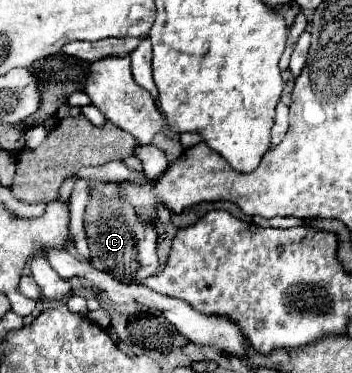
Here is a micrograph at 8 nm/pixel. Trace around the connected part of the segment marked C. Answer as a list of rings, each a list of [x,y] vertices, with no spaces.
[[[91,181],[93,197],[85,211],[85,229],[87,241],[91,251],[91,263],[109,273],[111,277],[129,283],[129,281],[143,281],[159,271],[159,257],[157,257],[157,229],[155,225],[143,223],[131,205],[123,203],[117,195],[117,187],[113,181]]]

